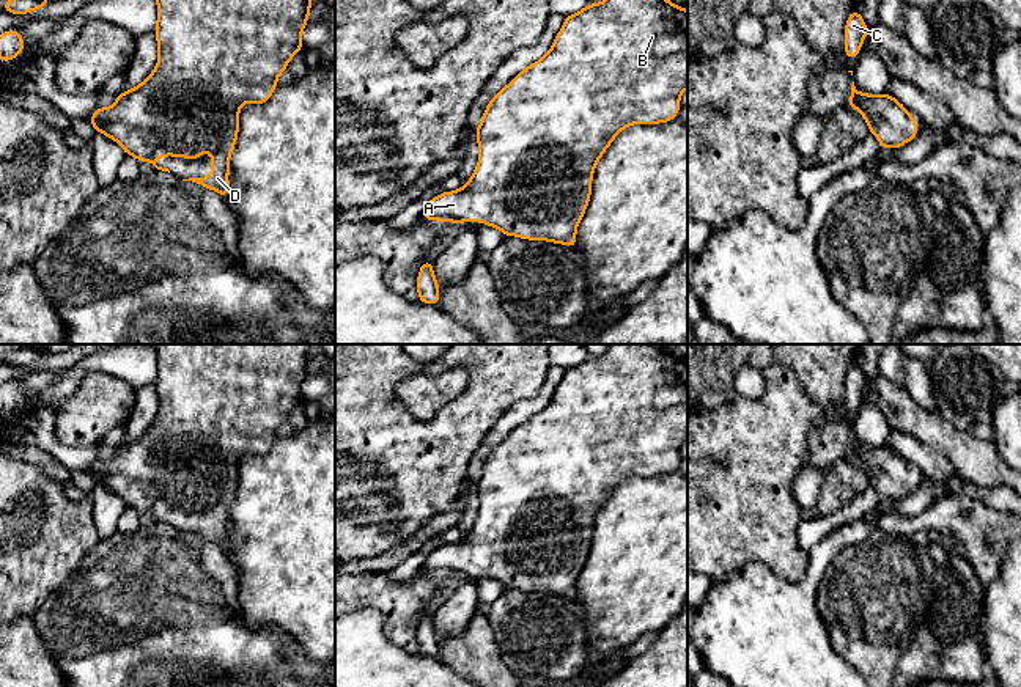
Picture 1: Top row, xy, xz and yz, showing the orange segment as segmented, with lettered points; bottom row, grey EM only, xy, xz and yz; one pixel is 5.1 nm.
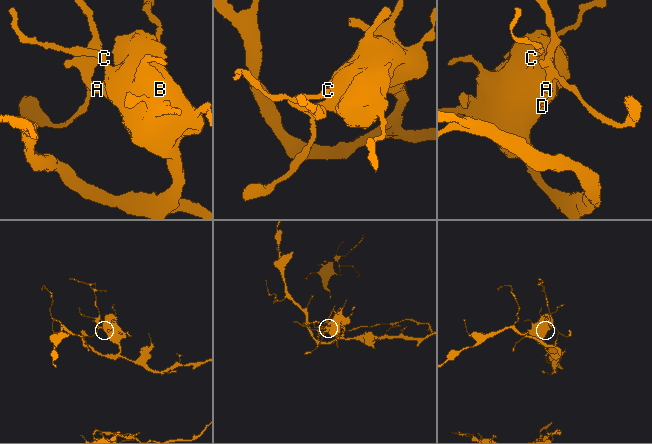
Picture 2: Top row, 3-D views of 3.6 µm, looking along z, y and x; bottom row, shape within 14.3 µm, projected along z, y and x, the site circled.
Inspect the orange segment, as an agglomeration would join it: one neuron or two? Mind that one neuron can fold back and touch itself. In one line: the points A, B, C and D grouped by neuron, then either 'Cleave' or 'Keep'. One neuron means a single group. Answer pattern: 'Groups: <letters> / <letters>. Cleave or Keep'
Groups: A B C D. Keep

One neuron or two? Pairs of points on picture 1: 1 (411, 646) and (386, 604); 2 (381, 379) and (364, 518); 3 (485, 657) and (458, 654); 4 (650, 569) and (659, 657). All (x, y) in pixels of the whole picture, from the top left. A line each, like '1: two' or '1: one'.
1: one
2: one
3: one
4: two

